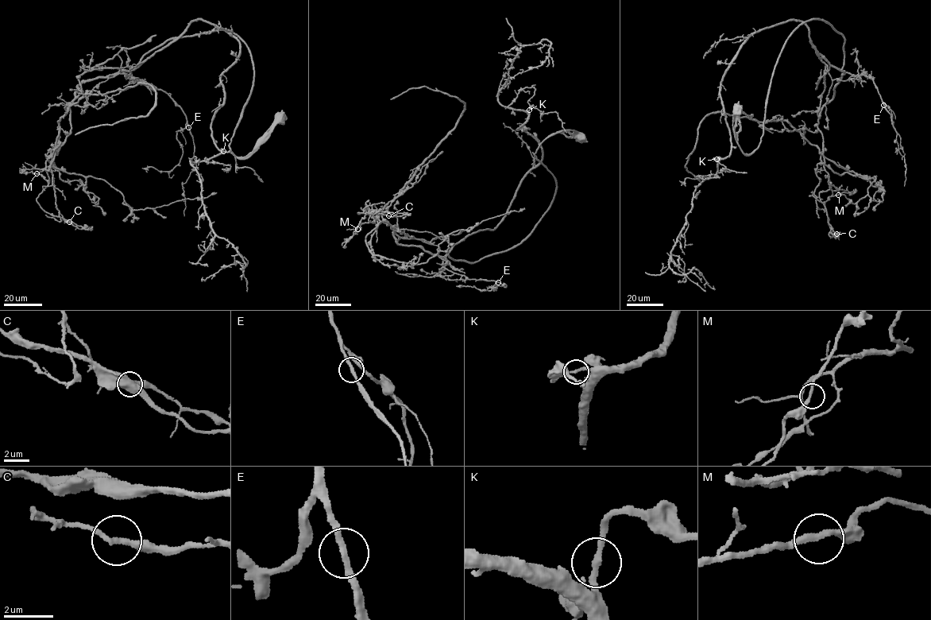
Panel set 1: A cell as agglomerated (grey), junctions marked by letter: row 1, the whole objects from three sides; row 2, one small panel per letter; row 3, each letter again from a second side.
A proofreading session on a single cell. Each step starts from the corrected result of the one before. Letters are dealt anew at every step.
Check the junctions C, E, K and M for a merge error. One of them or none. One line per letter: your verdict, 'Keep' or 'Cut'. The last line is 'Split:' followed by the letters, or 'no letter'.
C: Cut
E: Keep
K: Keep
M: Keep
Split: C

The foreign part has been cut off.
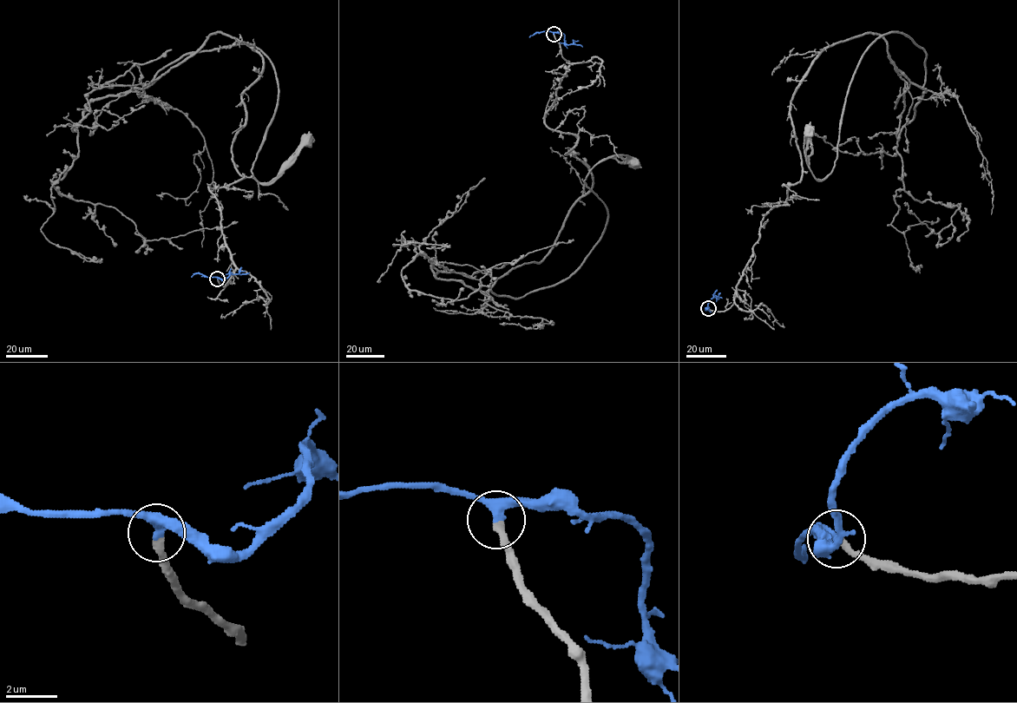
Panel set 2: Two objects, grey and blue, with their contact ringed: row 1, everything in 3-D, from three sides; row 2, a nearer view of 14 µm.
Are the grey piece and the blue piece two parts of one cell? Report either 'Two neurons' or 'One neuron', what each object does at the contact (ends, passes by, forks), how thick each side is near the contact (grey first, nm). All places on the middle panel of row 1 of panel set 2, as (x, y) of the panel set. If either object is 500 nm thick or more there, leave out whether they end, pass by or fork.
One neuron. At the ring grey ends. At the ring blue passes by. Thickness 300 nm (grey) against 320 nm

